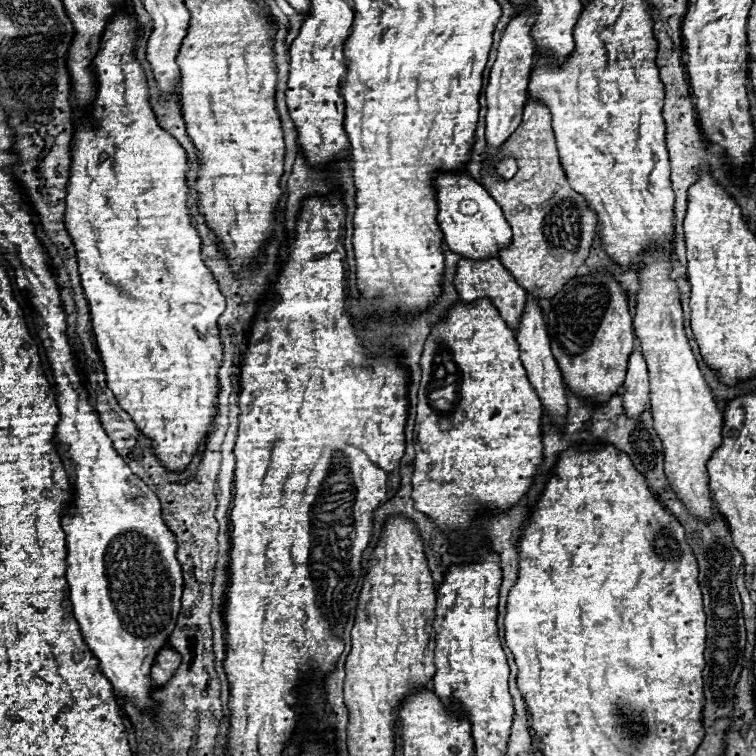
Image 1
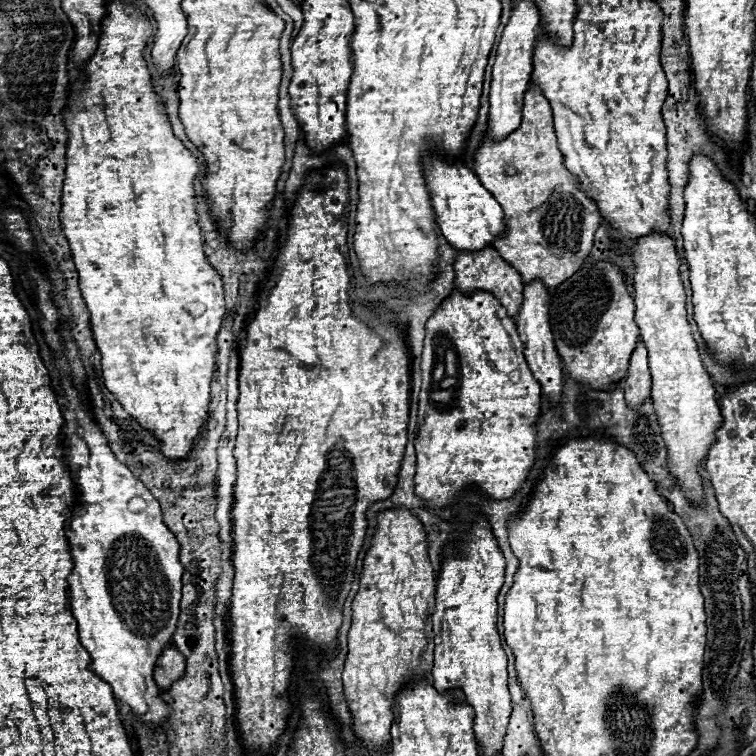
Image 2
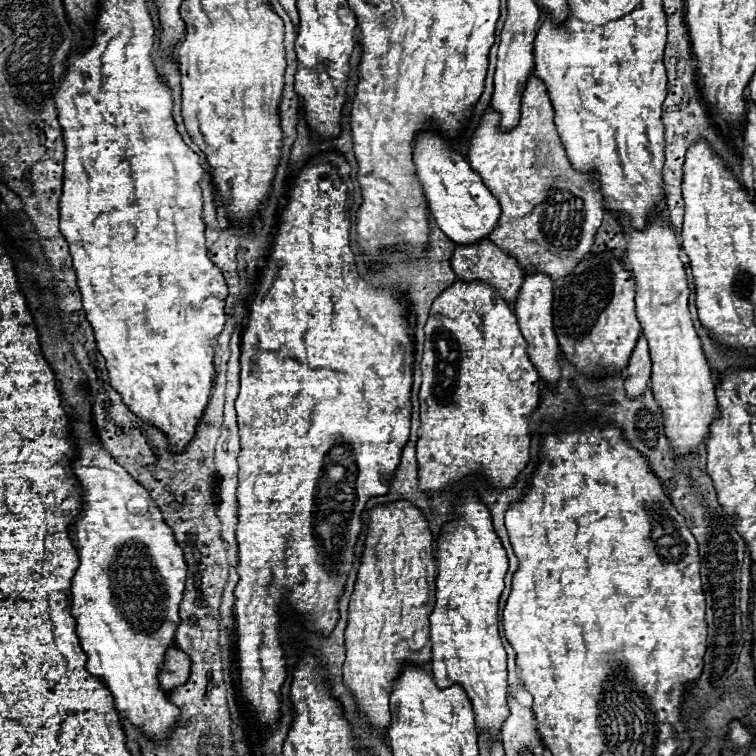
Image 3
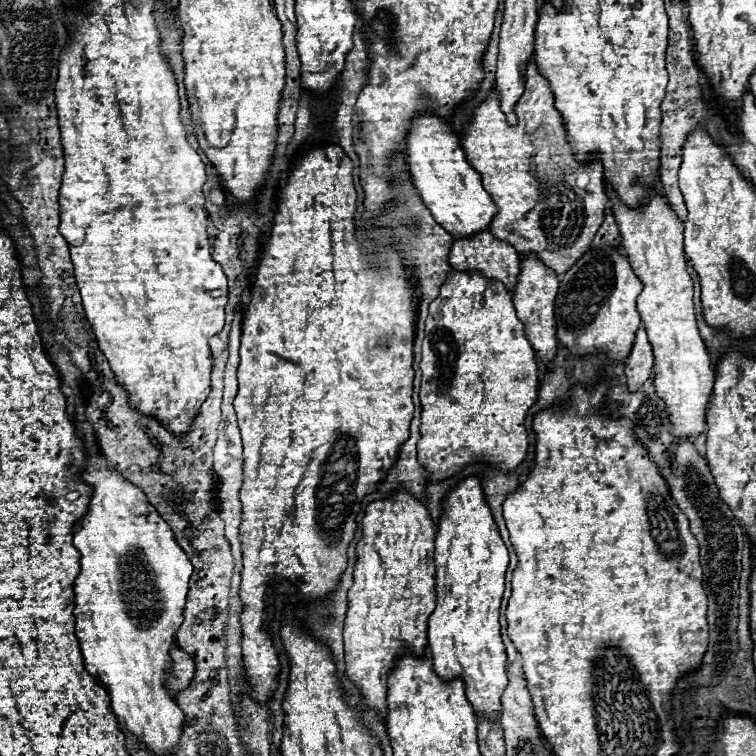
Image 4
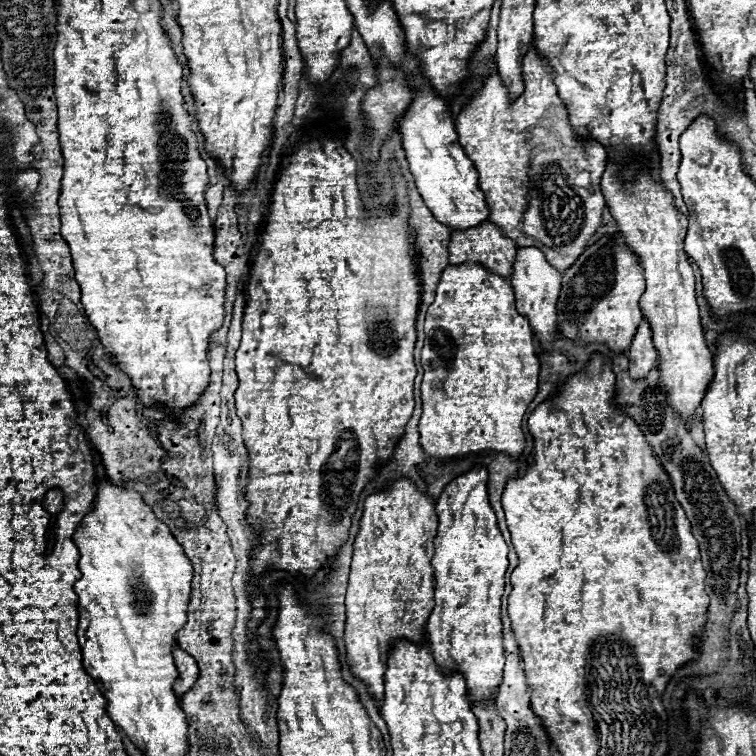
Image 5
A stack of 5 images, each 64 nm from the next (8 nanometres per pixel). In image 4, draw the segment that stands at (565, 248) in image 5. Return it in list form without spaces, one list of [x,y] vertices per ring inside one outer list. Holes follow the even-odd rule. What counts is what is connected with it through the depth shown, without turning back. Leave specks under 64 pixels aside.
[[[534,58],[528,62],[526,90],[516,104],[516,116],[518,116],[518,124],[508,126],[506,116],[500,110],[498,92],[492,90],[488,98],[474,110],[474,116],[468,122],[462,138],[462,148],[472,168],[482,174],[482,184],[498,206],[498,214],[490,224],[490,232],[494,232],[498,240],[514,246],[520,258],[526,258],[526,254],[534,254],[550,270],[554,270],[556,274],[564,274],[566,270],[570,270],[570,266],[574,266],[574,262],[578,262],[578,258],[582,258],[586,250],[590,250],[592,238],[604,220],[604,208],[608,196],[604,194],[602,166],[600,162],[580,164],[574,160],[570,144],[566,142],[564,136],[562,118],[554,108],[554,94],[550,90],[548,80],[538,74]],[[580,174],[588,174],[586,188],[576,186]]]

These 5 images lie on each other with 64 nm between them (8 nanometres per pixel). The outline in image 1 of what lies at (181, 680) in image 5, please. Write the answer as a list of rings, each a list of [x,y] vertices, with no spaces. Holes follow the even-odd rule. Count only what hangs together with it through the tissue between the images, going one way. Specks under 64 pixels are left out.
[[[162,648],[154,660],[152,670],[150,670],[150,680],[156,686],[162,686],[164,682],[168,682],[172,678],[178,664],[180,664],[180,654],[174,652],[172,648]]]

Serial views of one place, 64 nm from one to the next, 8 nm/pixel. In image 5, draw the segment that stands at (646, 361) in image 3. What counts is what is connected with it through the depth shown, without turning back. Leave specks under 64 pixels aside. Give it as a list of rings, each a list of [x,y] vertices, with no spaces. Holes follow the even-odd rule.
[[[642,320],[642,324],[636,330],[636,336],[628,350],[628,360],[630,360],[628,372],[632,378],[644,378],[656,366],[658,354],[654,350],[650,326],[646,320]]]

